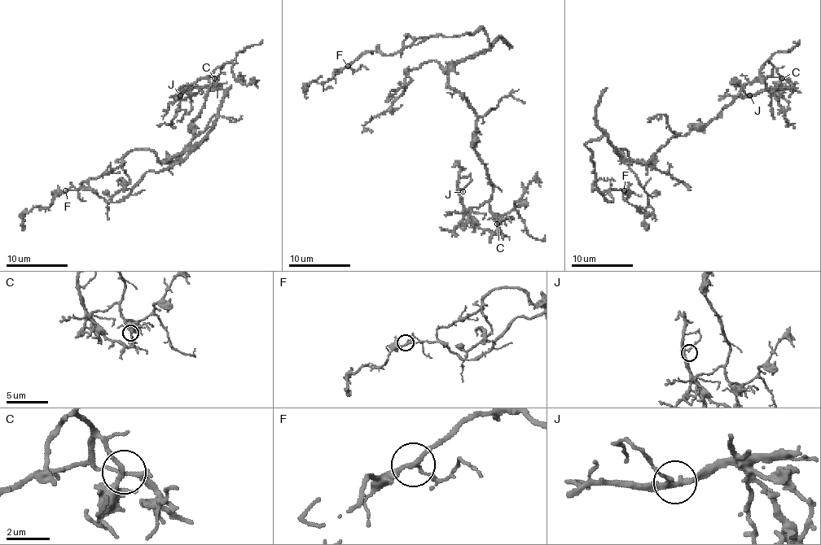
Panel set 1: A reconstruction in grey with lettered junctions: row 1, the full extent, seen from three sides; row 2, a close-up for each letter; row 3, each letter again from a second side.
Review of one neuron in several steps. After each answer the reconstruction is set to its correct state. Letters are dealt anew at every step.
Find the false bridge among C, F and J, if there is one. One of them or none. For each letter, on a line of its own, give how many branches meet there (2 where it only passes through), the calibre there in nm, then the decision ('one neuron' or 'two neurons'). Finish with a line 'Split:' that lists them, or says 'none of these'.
C: 3 branches meet; 130 nm thick; two neurons
F: 3 branches meet; 160 nm thick; one neuron
J: 3 branches meet; 170 nm thick; one neuron
Split: C

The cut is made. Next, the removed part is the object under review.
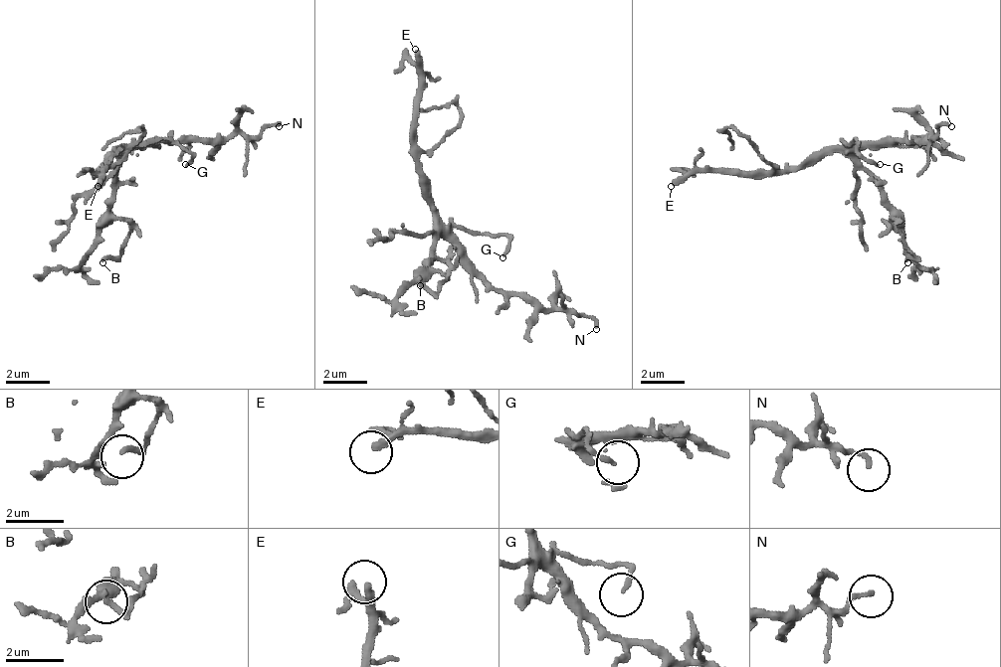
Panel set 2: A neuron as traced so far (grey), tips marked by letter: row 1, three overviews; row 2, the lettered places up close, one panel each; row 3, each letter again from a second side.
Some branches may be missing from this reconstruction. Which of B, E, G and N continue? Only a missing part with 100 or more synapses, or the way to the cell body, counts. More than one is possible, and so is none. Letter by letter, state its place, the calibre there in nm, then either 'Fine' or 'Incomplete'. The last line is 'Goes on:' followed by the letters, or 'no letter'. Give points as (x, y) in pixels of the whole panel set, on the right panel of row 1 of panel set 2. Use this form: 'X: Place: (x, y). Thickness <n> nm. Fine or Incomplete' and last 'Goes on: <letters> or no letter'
B: Place: (907, 262). Thickness 170 nm. Fine
E: Place: (671, 186). Thickness 180 nm. Incomplete
G: Place: (880, 164). Thickness 150 nm. Fine
N: Place: (951, 126). Thickness 130 nm. Fine
Goes on: E

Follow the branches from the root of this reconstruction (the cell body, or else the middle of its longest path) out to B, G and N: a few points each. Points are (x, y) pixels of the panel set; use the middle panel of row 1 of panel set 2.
B: (448, 225), (437, 236), (437, 247), (431, 251), (431, 268), (448, 279), (442, 279), (431, 290), (420, 285)
G: (448, 225), (464, 225), (470, 230), (486, 230), (492, 236), (502, 236), (507, 241), (507, 251), (502, 257)
N: (448, 225), (448, 241), (497, 290), (524, 290), (546, 307), (574, 307), (596, 323), (596, 329)

